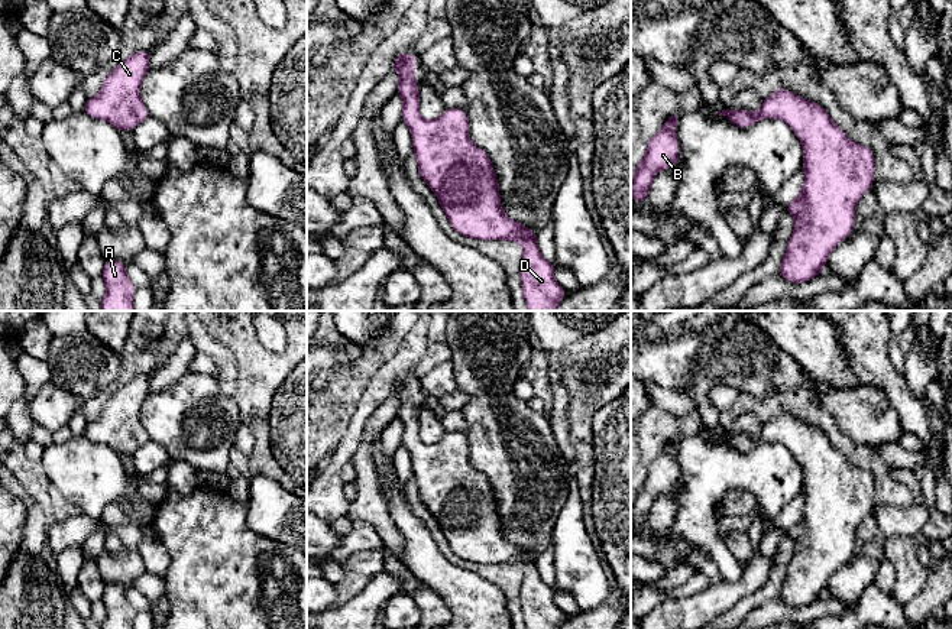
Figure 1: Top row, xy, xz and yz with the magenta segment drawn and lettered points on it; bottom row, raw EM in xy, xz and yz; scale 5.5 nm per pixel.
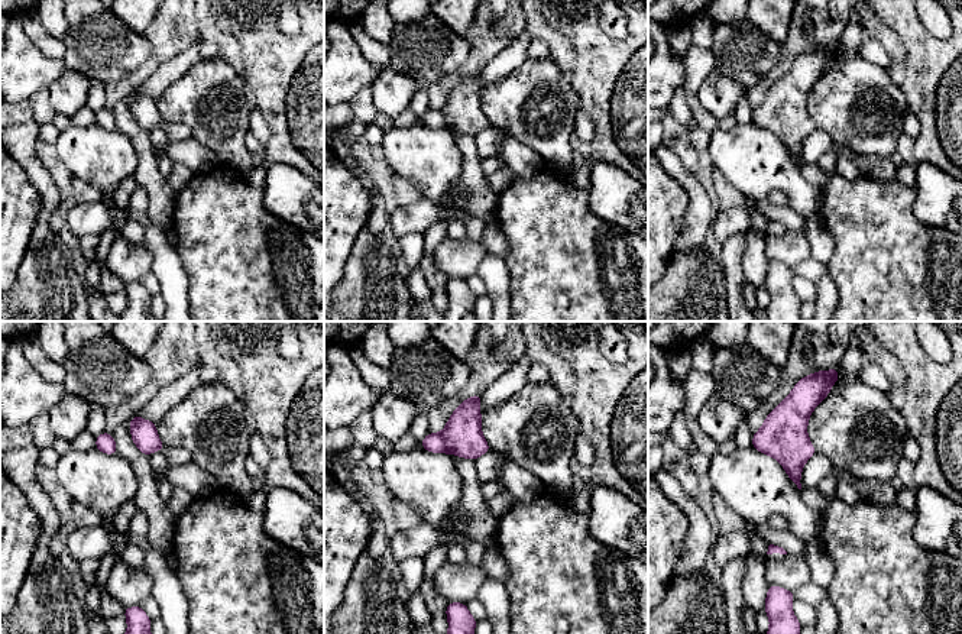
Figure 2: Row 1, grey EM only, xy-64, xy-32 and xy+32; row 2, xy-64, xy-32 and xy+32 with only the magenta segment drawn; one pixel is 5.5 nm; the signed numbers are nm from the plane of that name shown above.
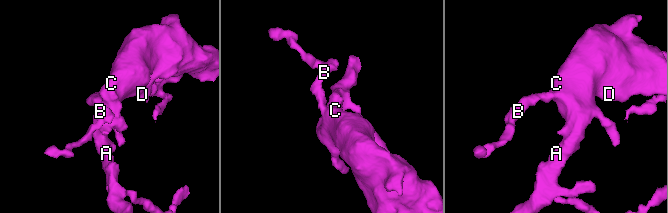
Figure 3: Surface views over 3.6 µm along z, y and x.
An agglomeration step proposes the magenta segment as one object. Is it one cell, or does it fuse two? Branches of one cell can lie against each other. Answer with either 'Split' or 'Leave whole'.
Leave whole

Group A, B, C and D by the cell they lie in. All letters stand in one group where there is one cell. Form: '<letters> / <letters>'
A B C D

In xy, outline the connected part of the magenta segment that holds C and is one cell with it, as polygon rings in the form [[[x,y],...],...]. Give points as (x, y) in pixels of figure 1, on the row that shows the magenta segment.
[[[137,51],[119,64],[106,77],[100,93],[87,100],[84,113],[129,132],[146,120],[149,113],[140,98],[140,85],[149,71],[149,54]]]

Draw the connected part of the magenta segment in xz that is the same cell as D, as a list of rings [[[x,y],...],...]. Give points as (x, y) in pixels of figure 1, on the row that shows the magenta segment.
[[[401,54],[392,71],[399,74],[396,94],[404,101],[402,120],[411,130],[418,172],[440,201],[453,228],[475,240],[509,240],[522,244],[524,256],[519,268],[522,294],[528,311],[557,311],[566,291],[554,279],[554,265],[538,250],[532,230],[505,215],[498,191],[498,179],[488,152],[473,145],[469,137],[469,117],[460,108],[447,108],[438,119],[425,120],[420,114],[420,87],[415,82],[415,58]]]

